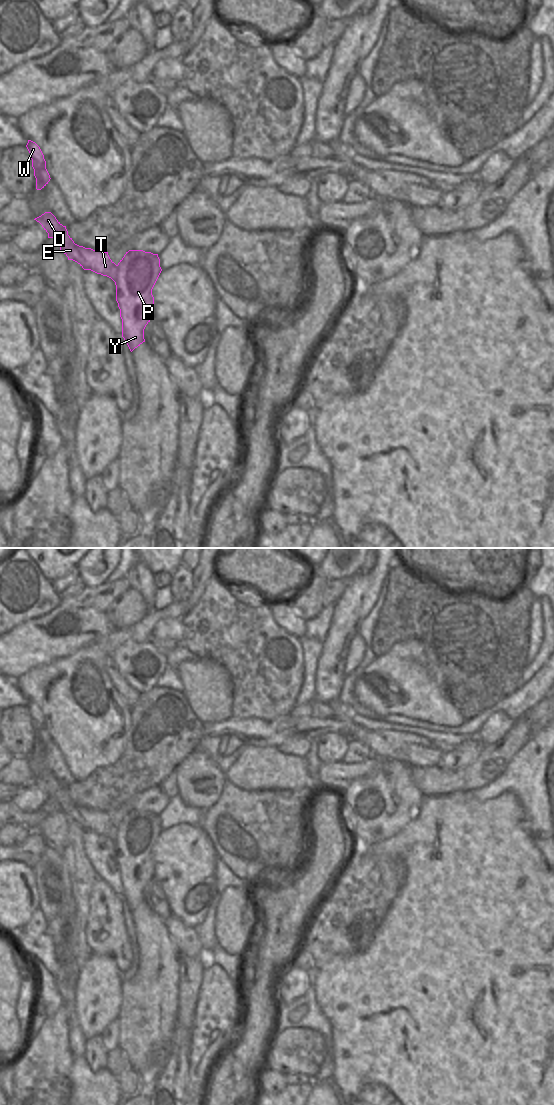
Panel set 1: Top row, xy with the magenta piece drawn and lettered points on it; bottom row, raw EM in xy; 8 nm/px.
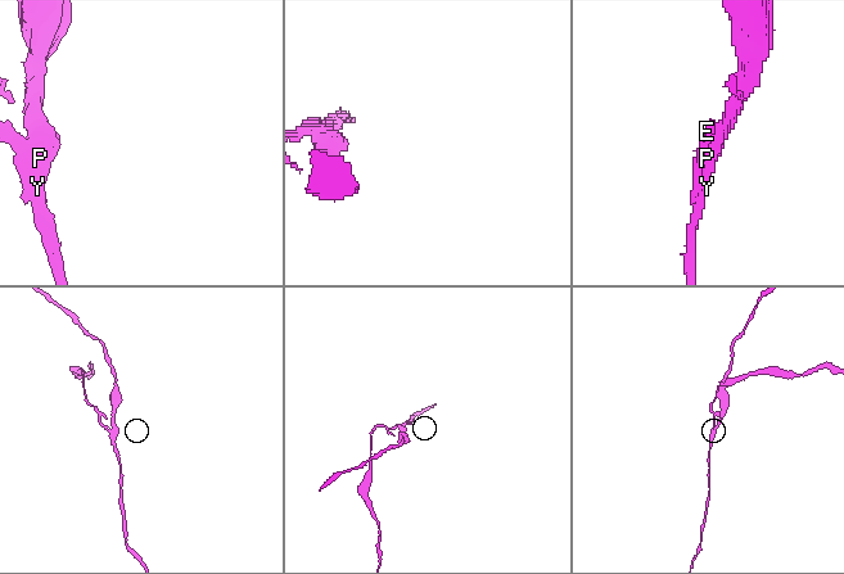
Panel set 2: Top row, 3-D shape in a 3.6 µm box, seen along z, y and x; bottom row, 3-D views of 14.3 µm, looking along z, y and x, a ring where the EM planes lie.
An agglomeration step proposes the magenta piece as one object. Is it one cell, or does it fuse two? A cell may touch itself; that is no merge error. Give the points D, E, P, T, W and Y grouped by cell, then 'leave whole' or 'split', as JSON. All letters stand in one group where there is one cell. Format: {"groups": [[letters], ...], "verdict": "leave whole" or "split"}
{"groups": [["D", "E", "T", "W"], ["P", "Y"]], "verdict": "split"}

